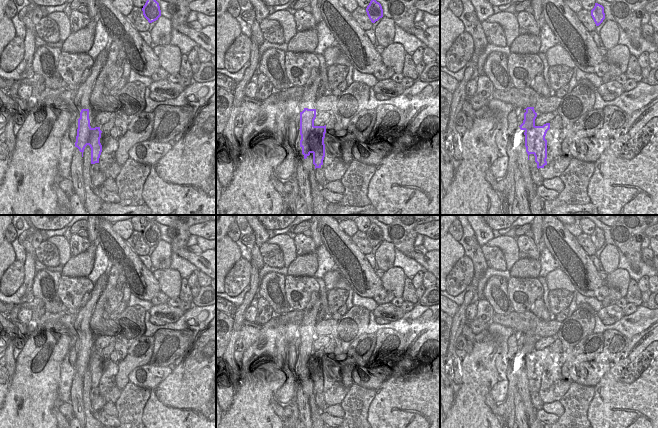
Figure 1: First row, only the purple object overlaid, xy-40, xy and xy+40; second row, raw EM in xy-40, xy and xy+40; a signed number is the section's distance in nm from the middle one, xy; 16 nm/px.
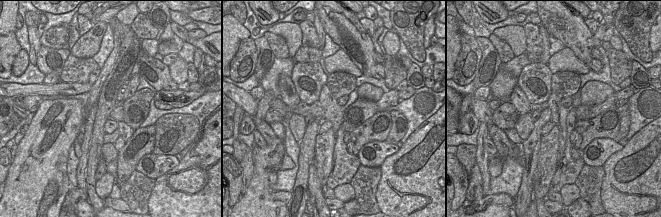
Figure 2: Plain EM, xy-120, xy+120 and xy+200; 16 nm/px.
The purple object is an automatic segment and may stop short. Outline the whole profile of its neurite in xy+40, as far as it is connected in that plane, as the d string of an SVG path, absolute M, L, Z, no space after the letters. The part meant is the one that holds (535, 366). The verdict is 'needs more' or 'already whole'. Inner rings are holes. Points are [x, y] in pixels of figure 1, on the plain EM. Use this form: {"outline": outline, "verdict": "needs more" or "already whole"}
{"outline": "M527 331L524 333L526 336L524 337L524 344L523 347L519 350L521 354L524 354L524 359L525 359L525 371L526 371L526 376L528 378L528 384L529 384L529 379L533 378L535 380L535 386L537 387L537 392L544 392L545 389L547 389L547 364L545 363L547 355L550 353L550 347L546 347L543 350L536 350L535 349L535 343L537 341L537 337L534 334L534 331Z", "verdict": "already whole"}

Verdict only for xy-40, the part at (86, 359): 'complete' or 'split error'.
complete

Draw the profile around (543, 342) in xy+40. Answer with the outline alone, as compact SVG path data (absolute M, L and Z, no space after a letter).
M556 337L537 338L535 343L535 350L543 350L546 347L550 347L554 343L555 339Z

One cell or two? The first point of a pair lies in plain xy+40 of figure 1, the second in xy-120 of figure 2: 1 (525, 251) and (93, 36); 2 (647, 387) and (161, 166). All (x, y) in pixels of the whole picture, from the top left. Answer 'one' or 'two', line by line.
1: two
2: two

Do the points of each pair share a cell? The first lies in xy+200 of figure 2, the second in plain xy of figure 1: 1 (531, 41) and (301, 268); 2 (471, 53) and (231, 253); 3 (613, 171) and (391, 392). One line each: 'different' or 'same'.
1: different
2: different
3: same

